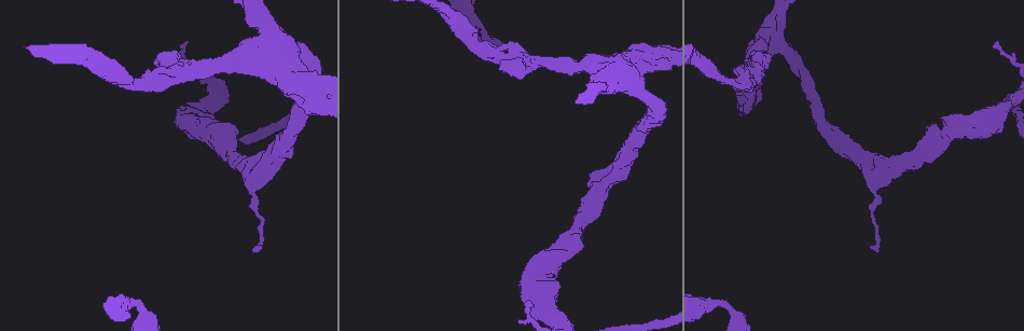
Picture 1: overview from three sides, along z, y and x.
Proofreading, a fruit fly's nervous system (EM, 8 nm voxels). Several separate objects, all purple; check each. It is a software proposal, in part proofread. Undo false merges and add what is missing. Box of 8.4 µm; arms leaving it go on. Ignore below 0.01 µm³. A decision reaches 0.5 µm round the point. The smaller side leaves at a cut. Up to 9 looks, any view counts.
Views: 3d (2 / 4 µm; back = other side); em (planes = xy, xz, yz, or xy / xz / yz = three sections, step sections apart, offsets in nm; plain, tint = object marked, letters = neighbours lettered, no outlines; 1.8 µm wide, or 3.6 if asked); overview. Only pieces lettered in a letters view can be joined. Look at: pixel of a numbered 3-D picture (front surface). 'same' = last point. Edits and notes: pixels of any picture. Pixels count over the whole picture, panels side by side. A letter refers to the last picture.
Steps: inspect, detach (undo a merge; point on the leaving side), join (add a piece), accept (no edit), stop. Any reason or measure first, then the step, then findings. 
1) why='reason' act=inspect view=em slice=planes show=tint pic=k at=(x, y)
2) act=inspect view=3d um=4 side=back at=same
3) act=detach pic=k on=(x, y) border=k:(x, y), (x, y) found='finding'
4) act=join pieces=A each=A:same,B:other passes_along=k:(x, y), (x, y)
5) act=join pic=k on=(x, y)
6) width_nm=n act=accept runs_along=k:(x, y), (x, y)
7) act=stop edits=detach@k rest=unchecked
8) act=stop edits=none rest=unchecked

why='long arm stops here' act=inspect view=em slice=planes show=letters pic=1 at=(186, 45)

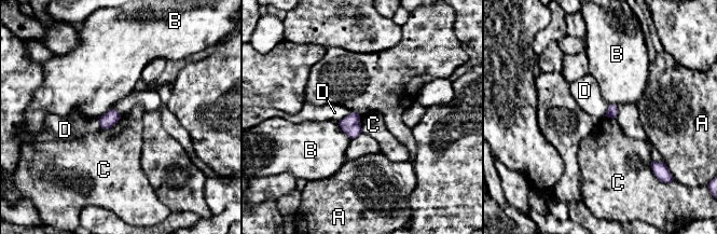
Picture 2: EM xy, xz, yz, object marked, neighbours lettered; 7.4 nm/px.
width_nm=80 act=accept each=A:other,B:other,C:other,D:other found='no lettered piece goes on from it'

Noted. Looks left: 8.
act=inspect view=em slice=planes show=letters pic=1 at=(253, 203)

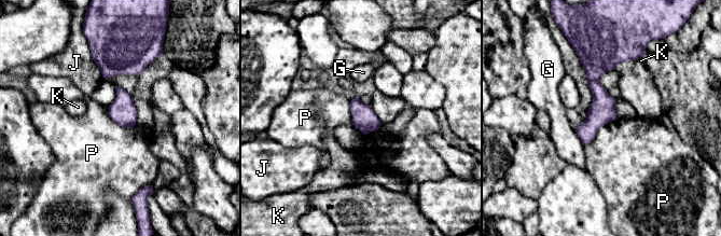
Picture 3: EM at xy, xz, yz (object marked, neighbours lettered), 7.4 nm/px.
act=accept each=G:other,J:other,K:other,P:other border=3:(616, 119), (604, 124), (584, 146) found='one cell here'

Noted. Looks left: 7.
why='sudden change in width' act=inspect view=3d um=4 pic=1 at=(204, 115)

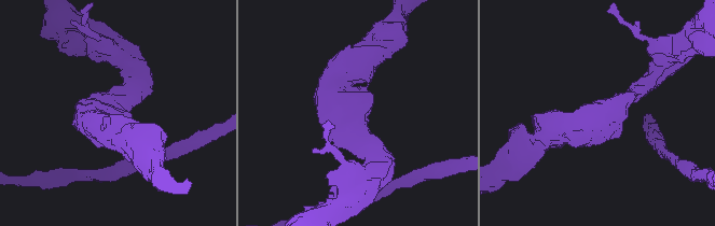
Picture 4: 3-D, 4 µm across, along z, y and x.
act=inspect view=em um=3.6 slice=yz step=4 show=tint pic=4 at=(614, 113)

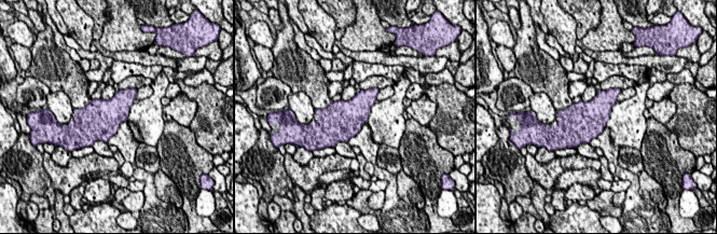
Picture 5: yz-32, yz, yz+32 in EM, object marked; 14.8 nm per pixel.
act=inspect view=em um=3.6 slice=planes show=letters at=same

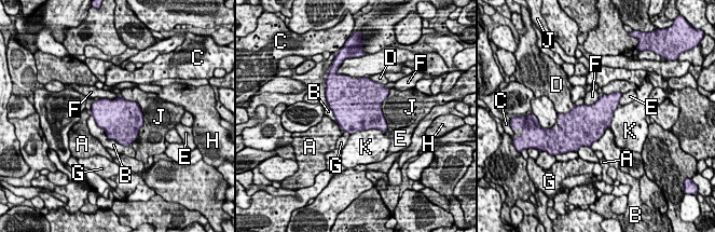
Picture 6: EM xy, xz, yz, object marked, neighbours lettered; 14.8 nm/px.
longest_contact=B:750nm act=accept each=A:other,B:other,C:other,D:other,E:other,F:other,G:other,H:other,J:other,K:other border=6:(92, 114), (109, 138), (131, 146) found='all the same cell'

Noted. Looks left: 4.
act=inspect view=3d um=4 pic=1 at=(270, 50)

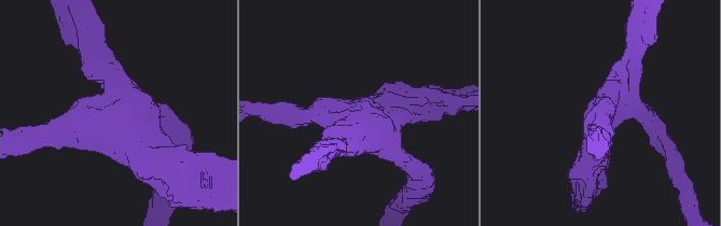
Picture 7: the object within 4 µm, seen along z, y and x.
arms=3 arm_widths_nm=300,420,440 act=inspect view=em slice=yz step=4 show=tint pic=7 at=(122, 113)

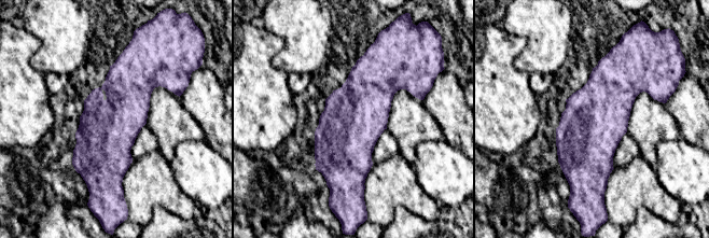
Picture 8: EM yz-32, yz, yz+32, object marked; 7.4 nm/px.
act=inspect view=em slice=planes show=letters at=same

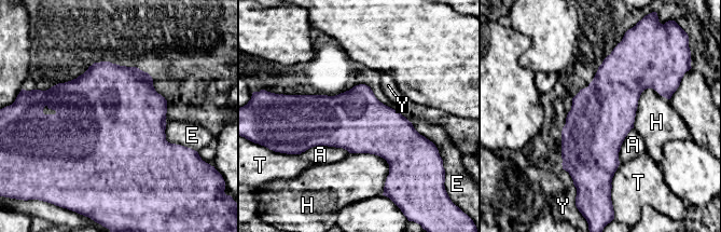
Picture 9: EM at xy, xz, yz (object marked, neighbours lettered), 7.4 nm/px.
act=accept each=A:other,E:other,H:other,T:other,Y:other border=9:(349, 152), (313, 146), (300, 154) found='all the same cell'

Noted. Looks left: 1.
act=stop edits=none rest=unchecked

